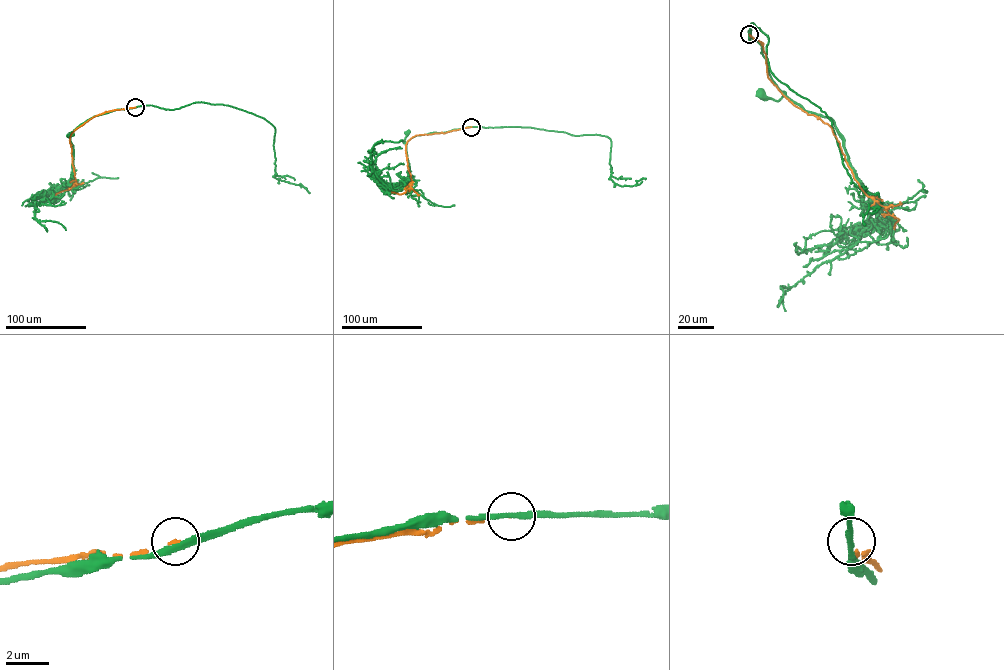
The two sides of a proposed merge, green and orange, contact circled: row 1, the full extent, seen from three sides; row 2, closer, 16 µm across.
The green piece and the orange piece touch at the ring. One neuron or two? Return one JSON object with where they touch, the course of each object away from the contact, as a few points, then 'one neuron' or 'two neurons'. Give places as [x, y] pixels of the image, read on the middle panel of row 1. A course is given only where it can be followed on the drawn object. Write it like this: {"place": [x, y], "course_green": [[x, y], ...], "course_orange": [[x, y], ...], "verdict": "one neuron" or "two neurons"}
{"place": [471, 127], "course_green": [[471, 127], [417, 135], [406, 146], [403, 141], [408, 132]], "course_orange": [[471, 127], [411, 137], [405, 151], [411, 187], [401, 194], [391, 192]], "verdict": "two neurons"}

